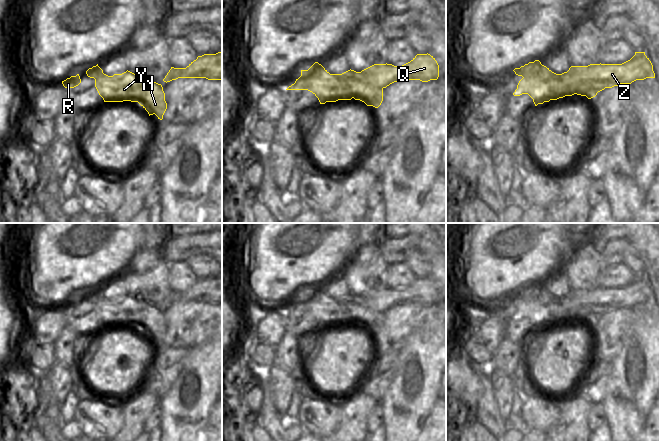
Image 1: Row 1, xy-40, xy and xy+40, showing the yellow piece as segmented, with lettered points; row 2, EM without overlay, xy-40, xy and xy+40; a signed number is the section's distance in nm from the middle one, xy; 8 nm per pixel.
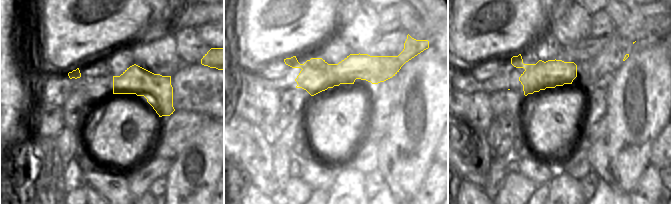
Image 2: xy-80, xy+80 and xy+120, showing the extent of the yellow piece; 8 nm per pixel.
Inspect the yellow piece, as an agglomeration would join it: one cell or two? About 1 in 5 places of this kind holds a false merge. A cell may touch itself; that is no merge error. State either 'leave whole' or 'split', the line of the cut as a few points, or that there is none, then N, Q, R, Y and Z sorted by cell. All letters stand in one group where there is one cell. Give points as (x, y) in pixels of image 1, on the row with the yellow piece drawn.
split | xy+40 (566, 72), (582, 83), (601, 83), (607, 87) | N Y / Q R Z

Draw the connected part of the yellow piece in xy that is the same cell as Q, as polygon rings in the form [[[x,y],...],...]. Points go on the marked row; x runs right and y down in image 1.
[[[417,54],[410,62],[402,66],[392,64],[374,64],[361,71],[370,84],[386,88],[400,80],[420,80],[428,82],[439,77],[439,65],[430,54]]]

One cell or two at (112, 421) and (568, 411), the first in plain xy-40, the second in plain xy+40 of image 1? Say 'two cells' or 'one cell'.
two cells

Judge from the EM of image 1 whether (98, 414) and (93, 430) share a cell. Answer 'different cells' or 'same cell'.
same cell

